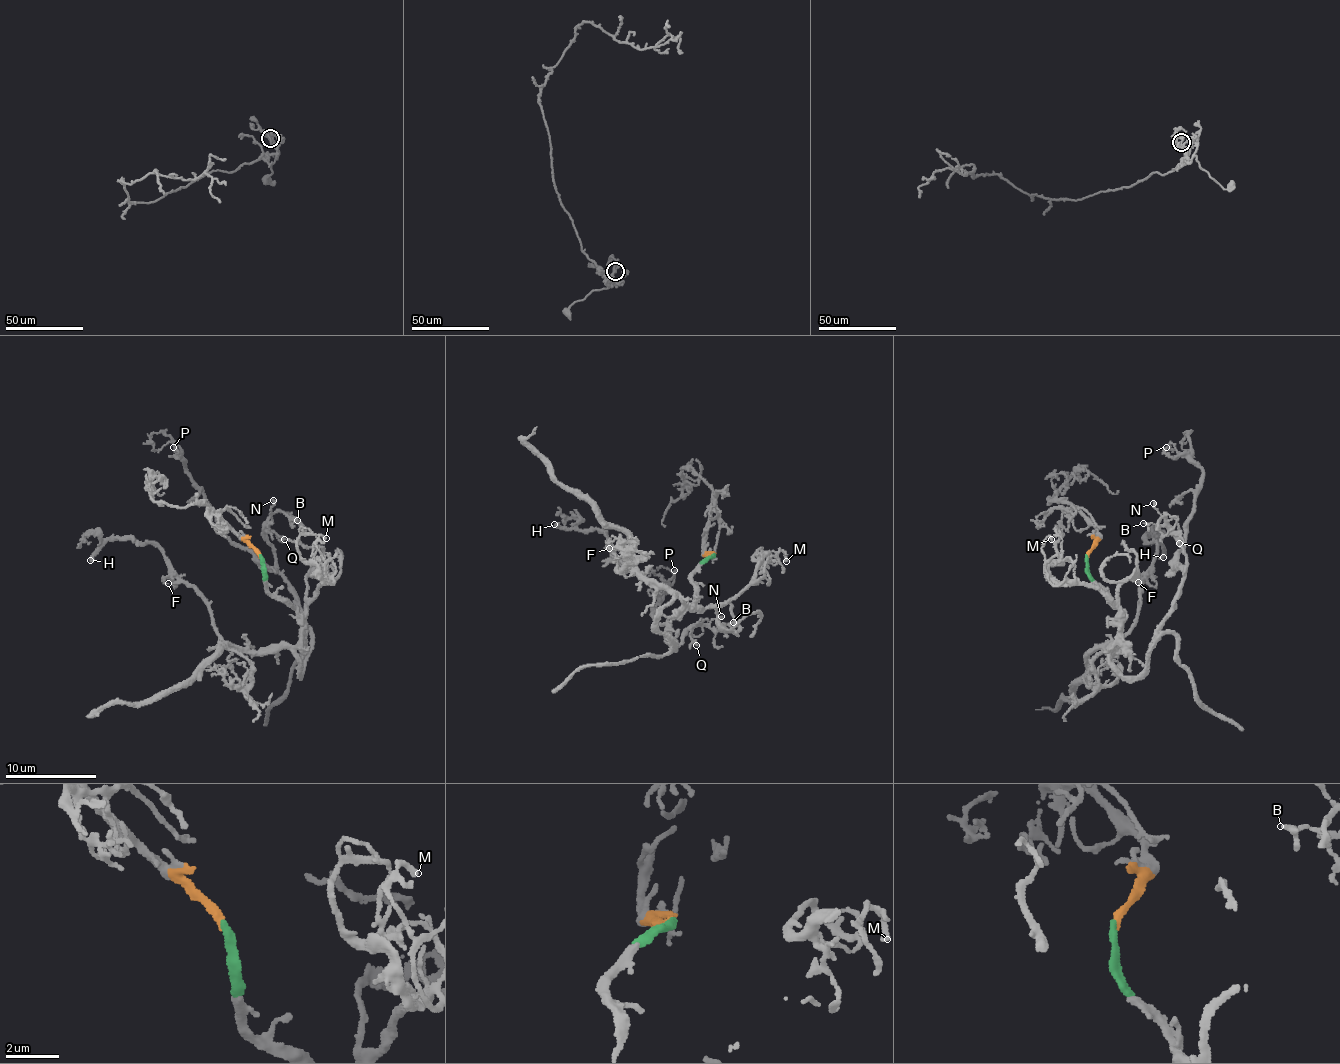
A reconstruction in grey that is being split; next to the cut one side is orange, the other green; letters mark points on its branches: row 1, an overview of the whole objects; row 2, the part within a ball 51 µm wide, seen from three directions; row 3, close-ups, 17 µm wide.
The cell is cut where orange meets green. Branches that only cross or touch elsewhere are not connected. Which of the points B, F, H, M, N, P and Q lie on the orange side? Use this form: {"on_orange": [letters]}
{"on_orange": []}

